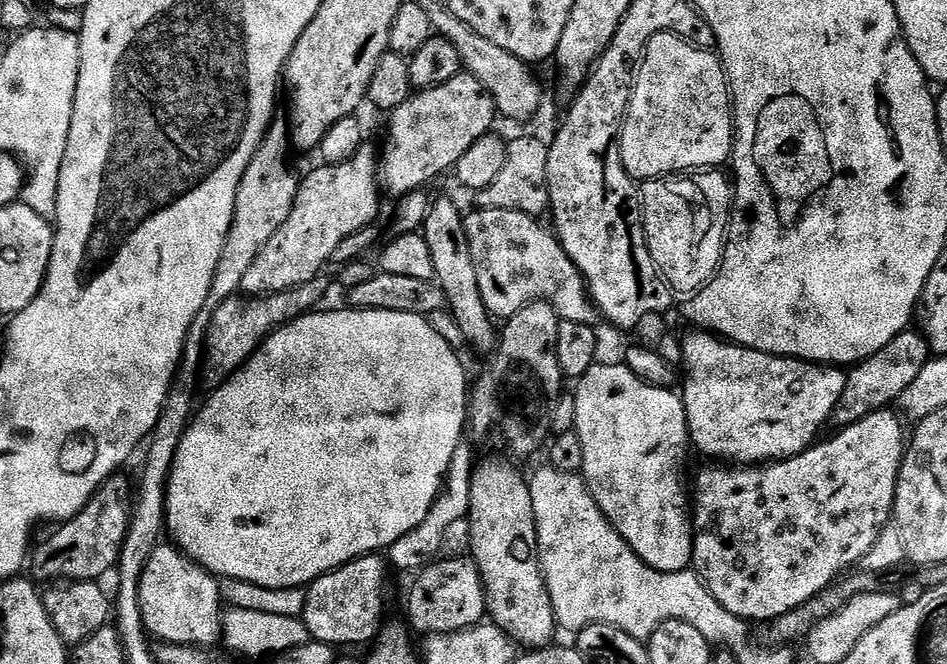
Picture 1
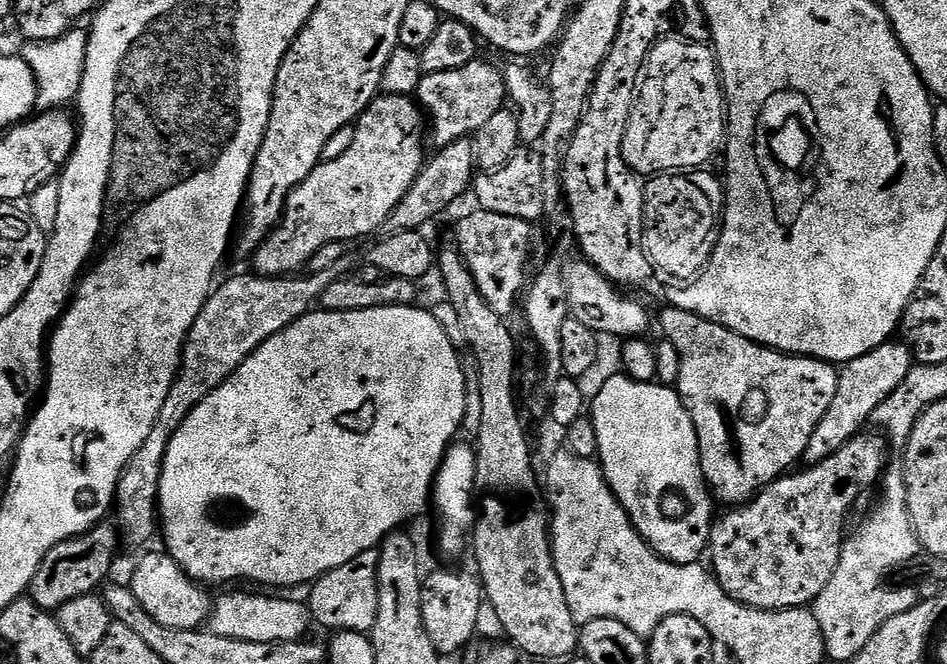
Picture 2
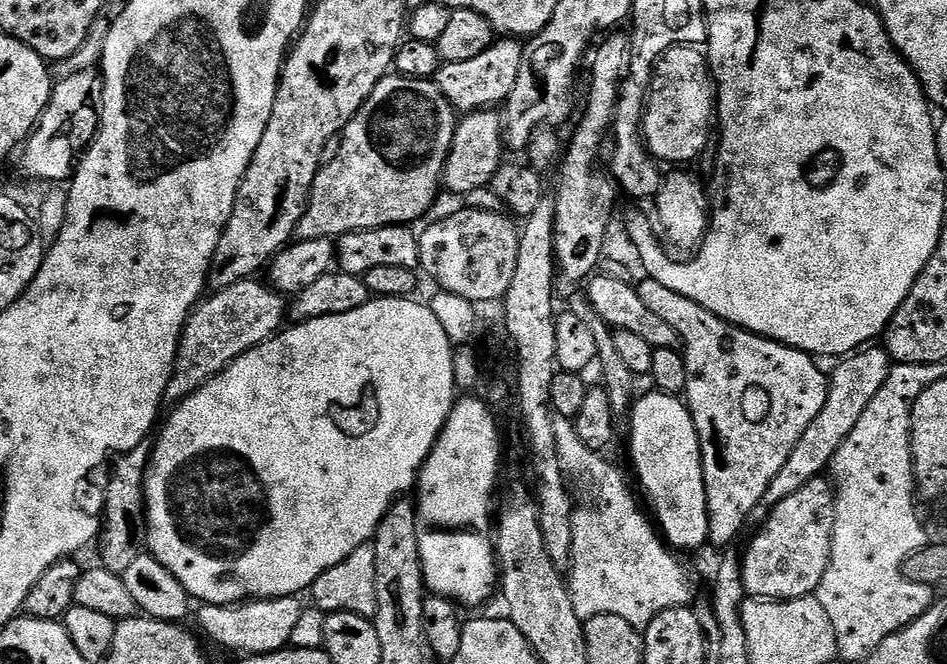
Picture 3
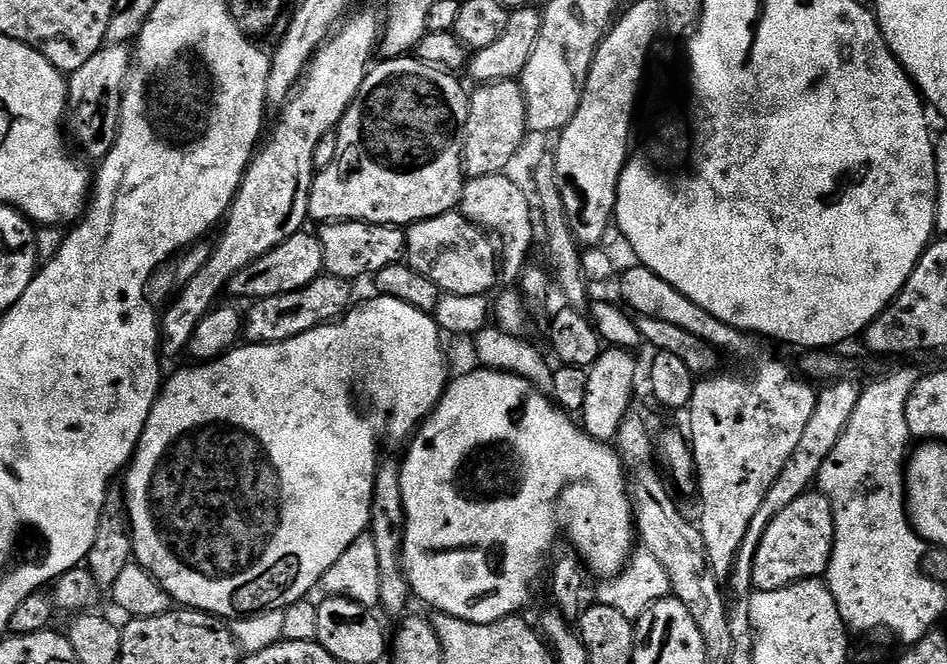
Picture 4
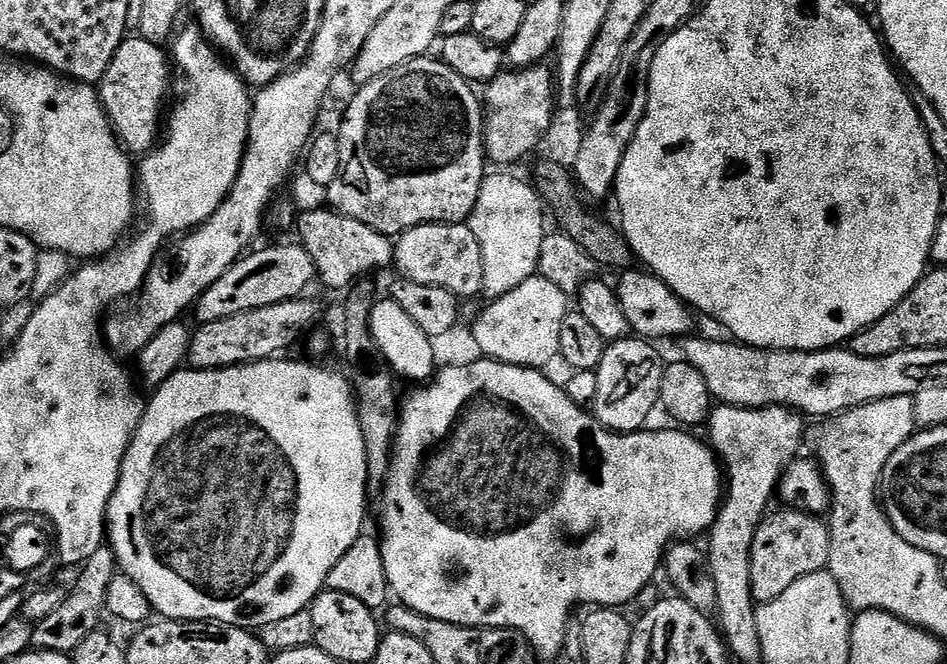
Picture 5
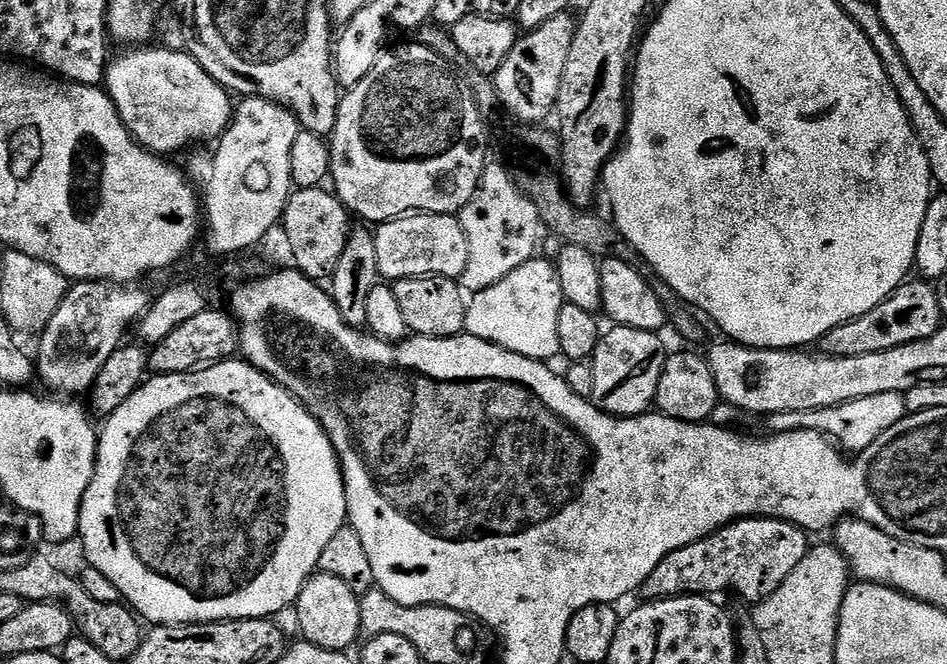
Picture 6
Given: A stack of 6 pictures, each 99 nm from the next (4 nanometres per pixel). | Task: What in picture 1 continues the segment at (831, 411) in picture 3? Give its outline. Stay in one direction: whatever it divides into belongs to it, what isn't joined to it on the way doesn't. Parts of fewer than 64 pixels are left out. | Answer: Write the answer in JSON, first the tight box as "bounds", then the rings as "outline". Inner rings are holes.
{"bounds":[835,330,931,426],"outline":[[[916,330],[901,332],[878,354],[861,361],[847,373],[848,385],[844,387],[840,407],[836,409],[835,423],[847,426],[861,421],[871,413],[887,409],[900,398],[906,387],[918,378],[931,356],[931,348],[923,333]]]}

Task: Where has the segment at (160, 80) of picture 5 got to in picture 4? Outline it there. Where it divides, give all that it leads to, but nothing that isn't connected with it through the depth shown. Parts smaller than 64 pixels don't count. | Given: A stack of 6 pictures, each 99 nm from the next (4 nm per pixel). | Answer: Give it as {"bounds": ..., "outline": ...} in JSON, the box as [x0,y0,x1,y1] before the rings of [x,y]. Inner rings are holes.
{"bounds":[66,43,133,162],"outline":[[[105,43],[104,47],[96,51],[94,58],[90,58],[90,62],[86,62],[86,66],[82,66],[67,77],[68,114],[66,117],[66,128],[70,133],[71,139],[73,136],[80,143],[81,150],[86,155],[93,156],[93,161],[99,162],[103,160],[112,149],[112,144],[116,140],[118,131],[118,101],[124,87],[124,80],[128,77],[128,70],[132,67],[132,57],[133,53],[130,51],[127,43]]]}

